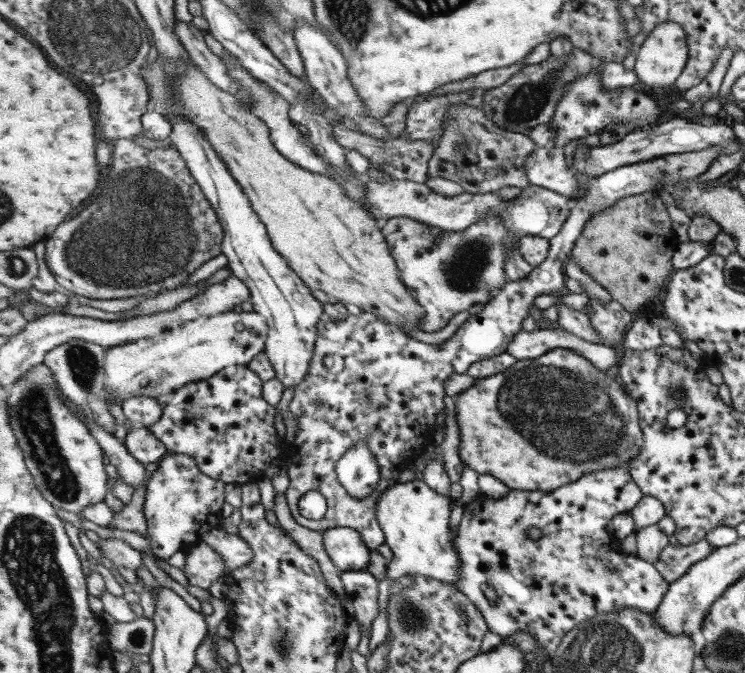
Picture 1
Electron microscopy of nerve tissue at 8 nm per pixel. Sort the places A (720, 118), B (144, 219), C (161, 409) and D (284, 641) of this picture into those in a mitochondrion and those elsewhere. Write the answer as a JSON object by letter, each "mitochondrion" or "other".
{"A":"other","B":"mitochondrion","C":"other","D":"mitochondrion"}

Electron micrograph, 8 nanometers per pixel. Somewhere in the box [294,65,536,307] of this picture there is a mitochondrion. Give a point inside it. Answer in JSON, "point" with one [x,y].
{"point":[463,268]}

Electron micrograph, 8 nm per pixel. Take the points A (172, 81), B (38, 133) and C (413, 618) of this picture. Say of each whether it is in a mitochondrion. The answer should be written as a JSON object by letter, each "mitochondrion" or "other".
{"A":"other","B":"other","C":"mitochondrion"}

